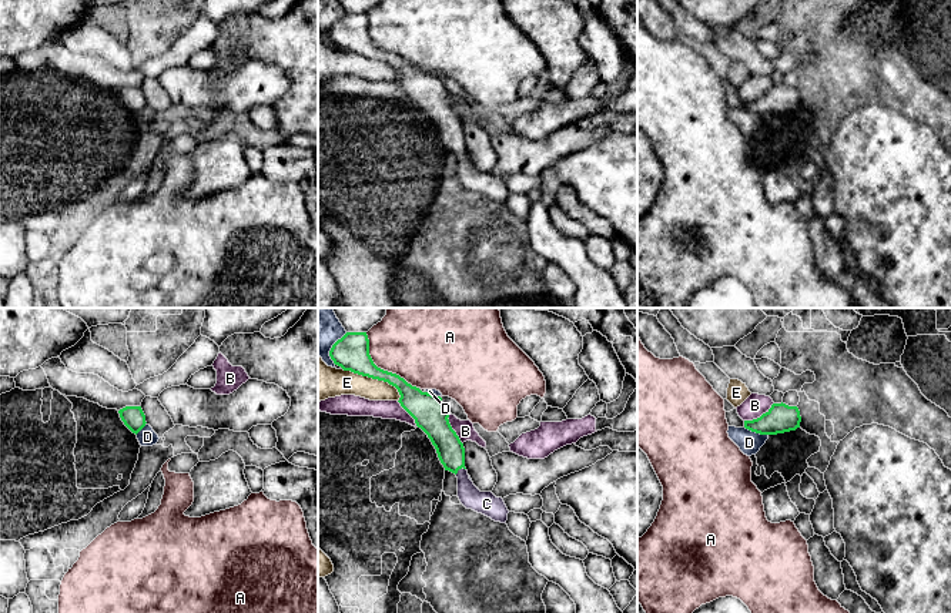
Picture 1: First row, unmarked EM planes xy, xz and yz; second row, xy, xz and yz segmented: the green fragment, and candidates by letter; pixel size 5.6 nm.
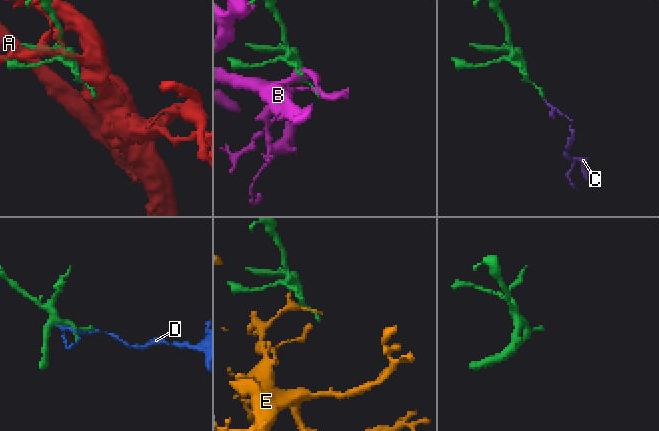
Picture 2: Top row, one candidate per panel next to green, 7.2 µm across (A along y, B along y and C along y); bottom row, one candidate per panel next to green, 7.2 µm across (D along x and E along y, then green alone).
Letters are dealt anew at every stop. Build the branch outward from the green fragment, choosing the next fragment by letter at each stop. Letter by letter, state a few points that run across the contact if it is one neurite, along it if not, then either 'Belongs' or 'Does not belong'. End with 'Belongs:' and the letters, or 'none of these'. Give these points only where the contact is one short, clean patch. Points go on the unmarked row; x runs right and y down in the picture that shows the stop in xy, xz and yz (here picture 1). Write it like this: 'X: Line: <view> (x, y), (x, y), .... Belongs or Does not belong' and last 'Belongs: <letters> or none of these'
A: Does not belong
B: Line: yz (773, 83), (759, 97), (744, 101). Does not belong
C: Line: xz (451, 133), (454, 143), (459, 148), (464, 164), (482, 183). Belongs
D: Does not belong
E: Line: xz (342, 49), (387, 62), (397, 70), (399, 80). Does not belong
Belongs: C

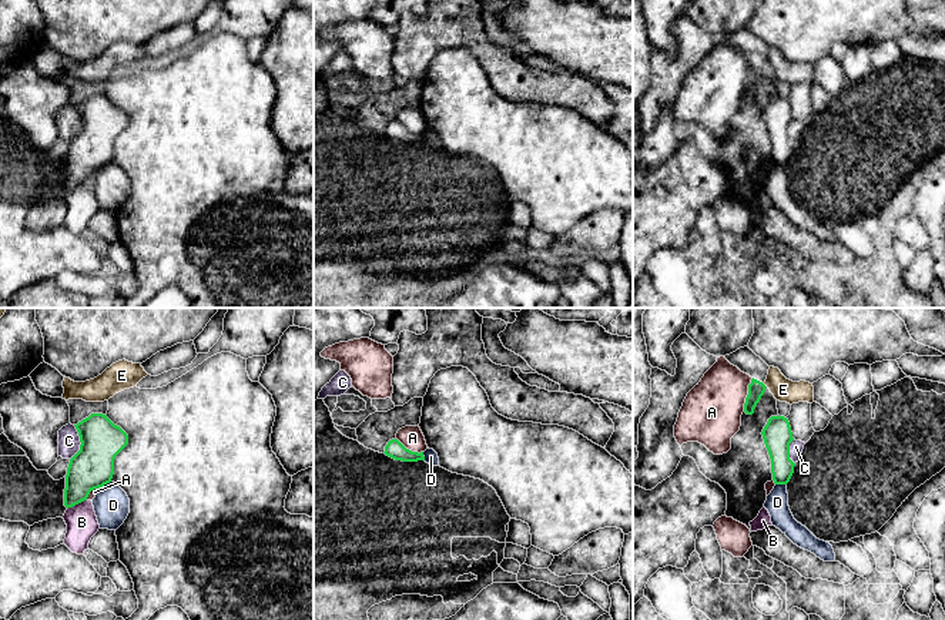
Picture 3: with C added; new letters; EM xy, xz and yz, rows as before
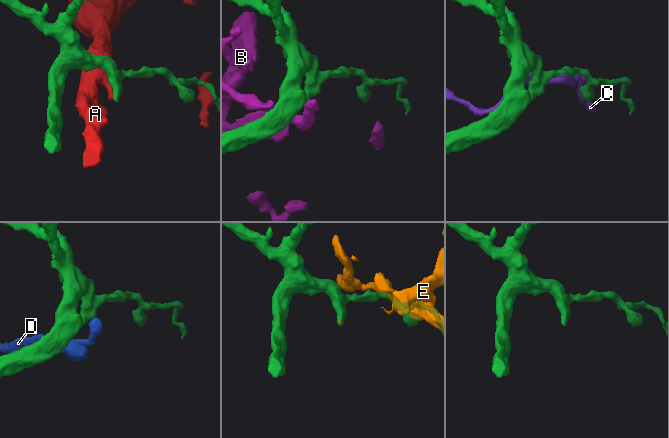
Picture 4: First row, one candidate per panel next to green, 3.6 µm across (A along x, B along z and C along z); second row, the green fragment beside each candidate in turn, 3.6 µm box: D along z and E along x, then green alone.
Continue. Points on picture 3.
A: Does not belong
B: Does not belong
C: Does not belong
D: Line: xy (110, 161), (100, 168). Does not belong
E: Line: yz (763, 64), (767, 67). Does not belong
Belongs: none of these

